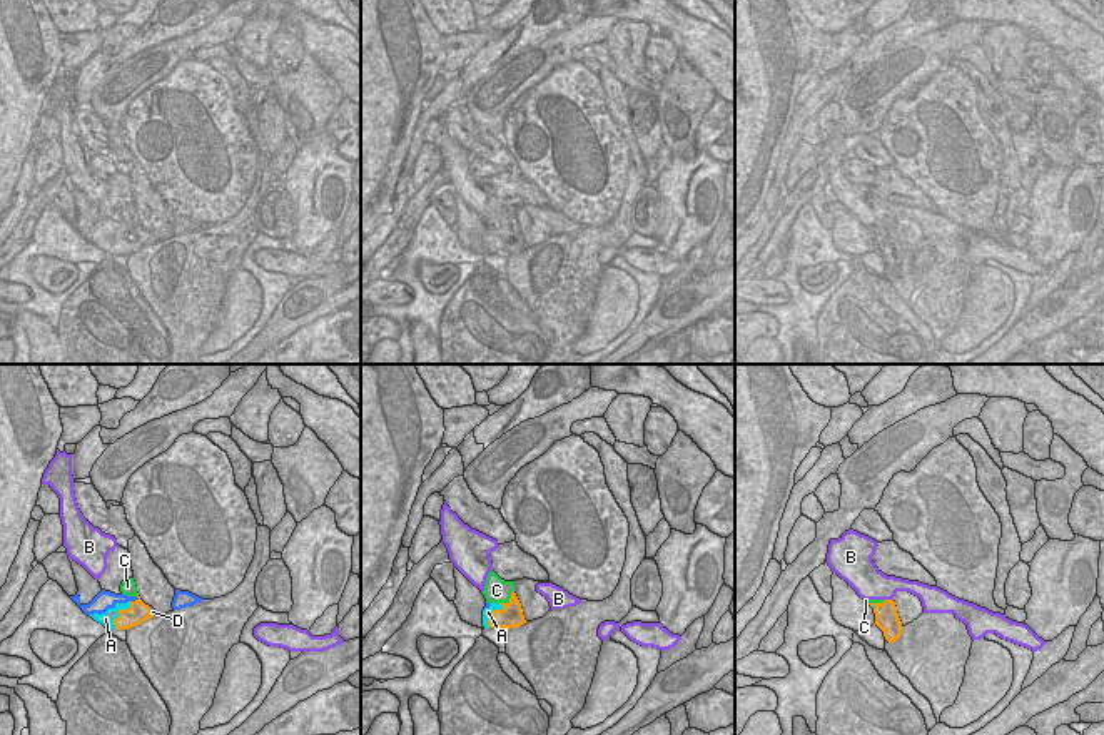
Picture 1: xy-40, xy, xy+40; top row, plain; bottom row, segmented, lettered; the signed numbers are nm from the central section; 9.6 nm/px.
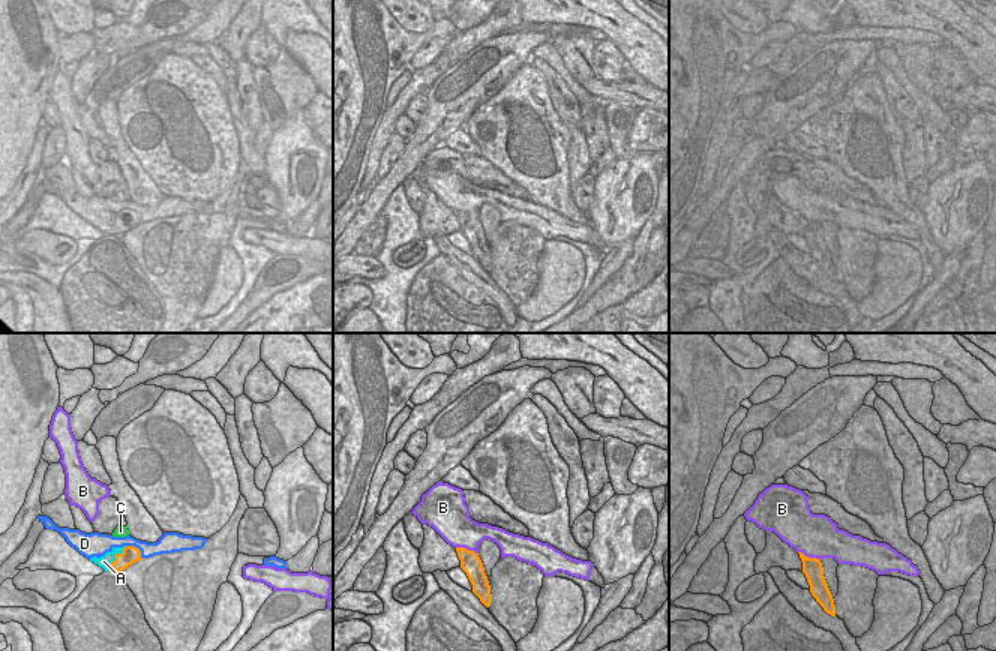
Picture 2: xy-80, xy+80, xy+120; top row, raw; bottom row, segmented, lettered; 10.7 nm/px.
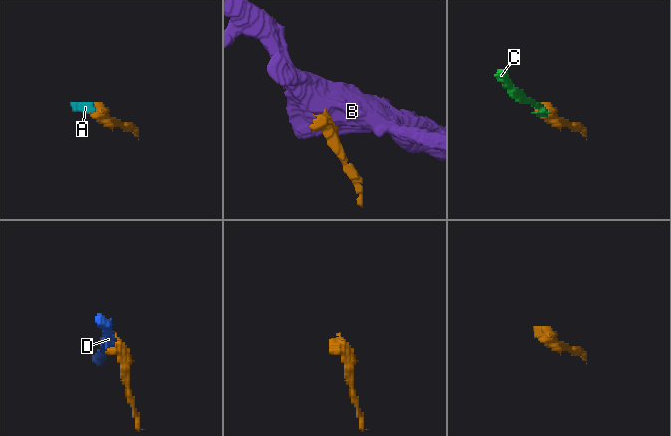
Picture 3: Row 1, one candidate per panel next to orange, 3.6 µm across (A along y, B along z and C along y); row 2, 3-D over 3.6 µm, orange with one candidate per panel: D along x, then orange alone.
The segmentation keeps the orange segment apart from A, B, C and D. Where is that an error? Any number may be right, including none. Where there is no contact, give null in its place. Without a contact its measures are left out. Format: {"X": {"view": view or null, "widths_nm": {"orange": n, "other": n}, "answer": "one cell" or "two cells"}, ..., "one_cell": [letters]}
{"A": {"view": "xy-40", "widths_nm": {"orange": 200, "other": 130}, "answer": "two cells"}, "B": {"view": "xy+40", "widths_nm": {"orange": 220, "other": 300}, "answer": "two cells"}, "C": {"view": "xy", "widths_nm": {"orange": 220, "other": 240}, "answer": "one cell"}, "D": {"view": "xy-40", "widths_nm": {"orange": 200, "other": 130}, "answer": "two cells"}, "one_cell": ["C"]}

